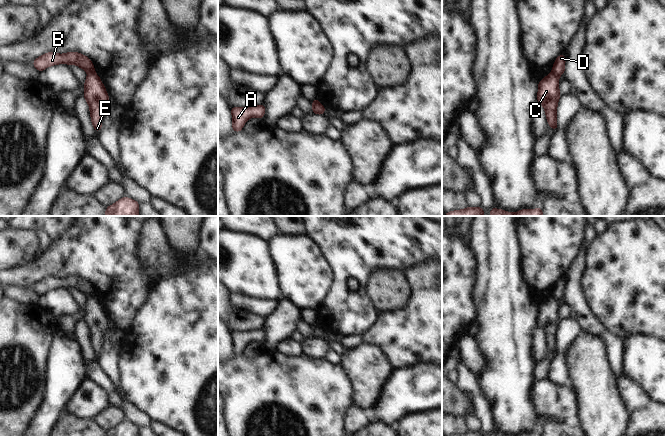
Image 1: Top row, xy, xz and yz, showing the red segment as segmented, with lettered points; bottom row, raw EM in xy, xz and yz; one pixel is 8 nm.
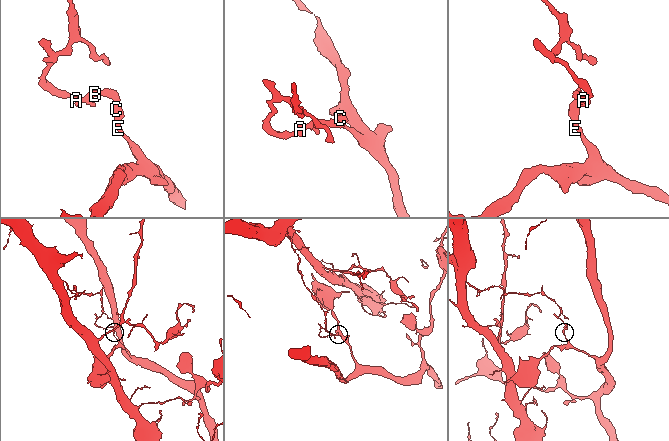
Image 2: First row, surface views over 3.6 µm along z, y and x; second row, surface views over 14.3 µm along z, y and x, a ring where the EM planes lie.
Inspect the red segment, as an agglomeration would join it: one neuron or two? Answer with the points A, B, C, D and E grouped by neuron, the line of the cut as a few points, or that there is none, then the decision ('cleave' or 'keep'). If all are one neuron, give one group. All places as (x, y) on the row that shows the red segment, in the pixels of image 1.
A B D / C E; cut in xy along (88, 72), (94, 73); cleave

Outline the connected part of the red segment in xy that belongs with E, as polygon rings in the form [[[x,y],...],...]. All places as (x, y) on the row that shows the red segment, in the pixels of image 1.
[[[88,73],[84,83],[83,97],[89,104],[91,122],[98,133],[102,128],[102,119],[108,105],[109,95],[96,73]]]

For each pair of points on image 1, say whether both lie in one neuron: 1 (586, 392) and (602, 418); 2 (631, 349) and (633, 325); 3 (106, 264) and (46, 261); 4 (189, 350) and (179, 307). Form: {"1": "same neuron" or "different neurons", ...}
{"1": "same neuron", "2": "different neurons", "3": "same neuron", "4": "same neuron"}

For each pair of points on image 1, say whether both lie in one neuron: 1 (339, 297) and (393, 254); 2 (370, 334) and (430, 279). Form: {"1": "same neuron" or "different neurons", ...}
{"1": "same neuron", "2": "same neuron"}

